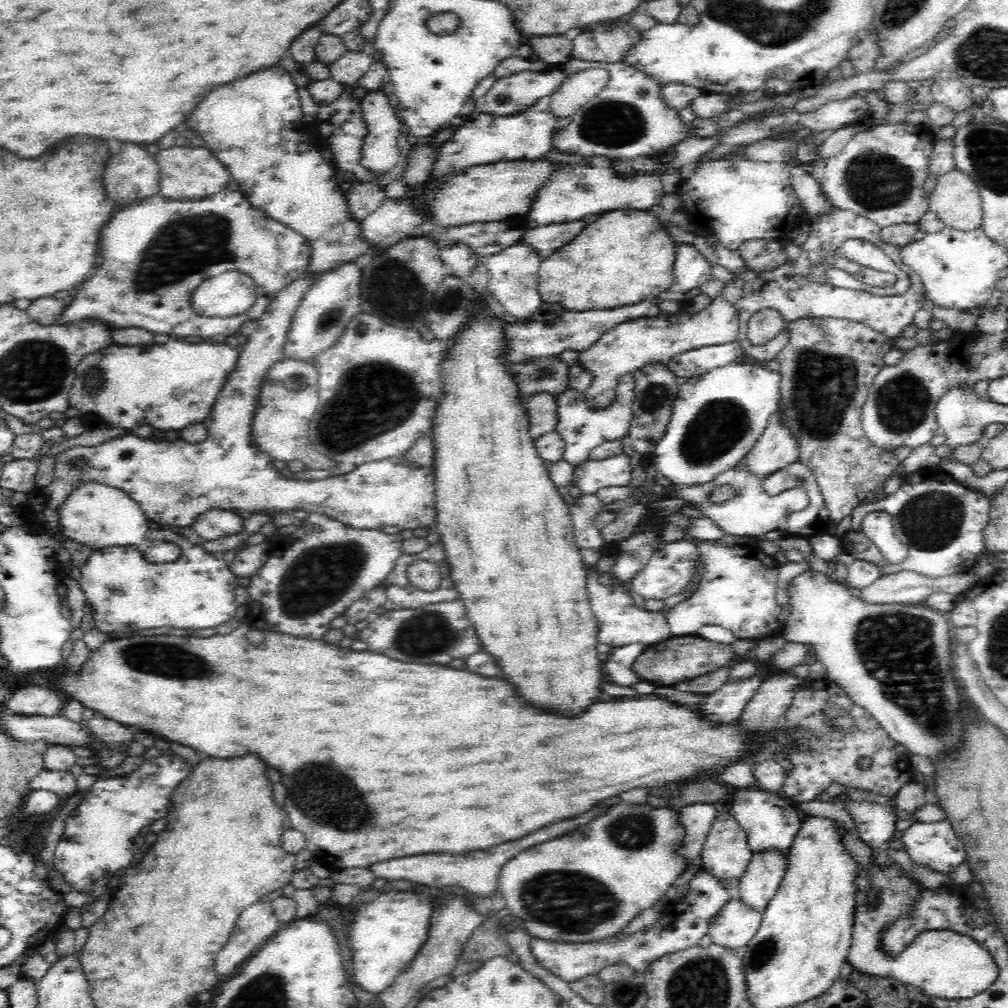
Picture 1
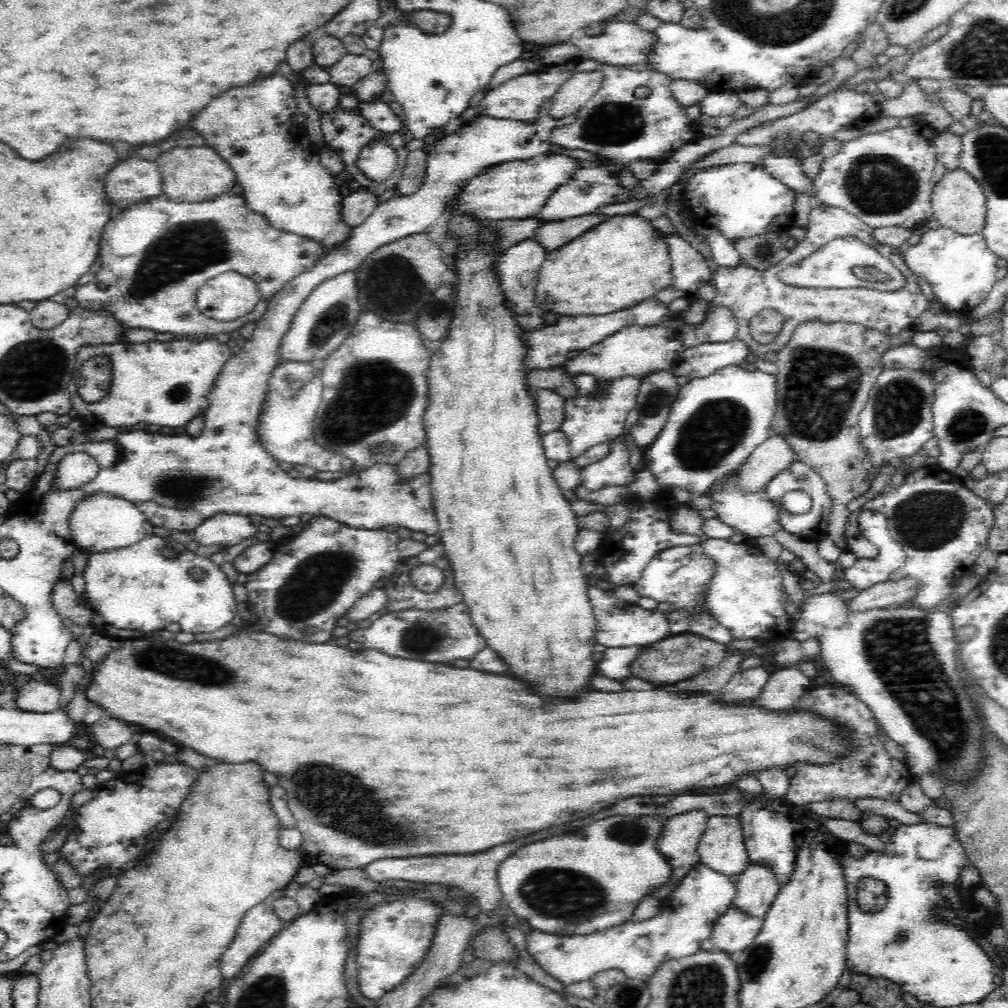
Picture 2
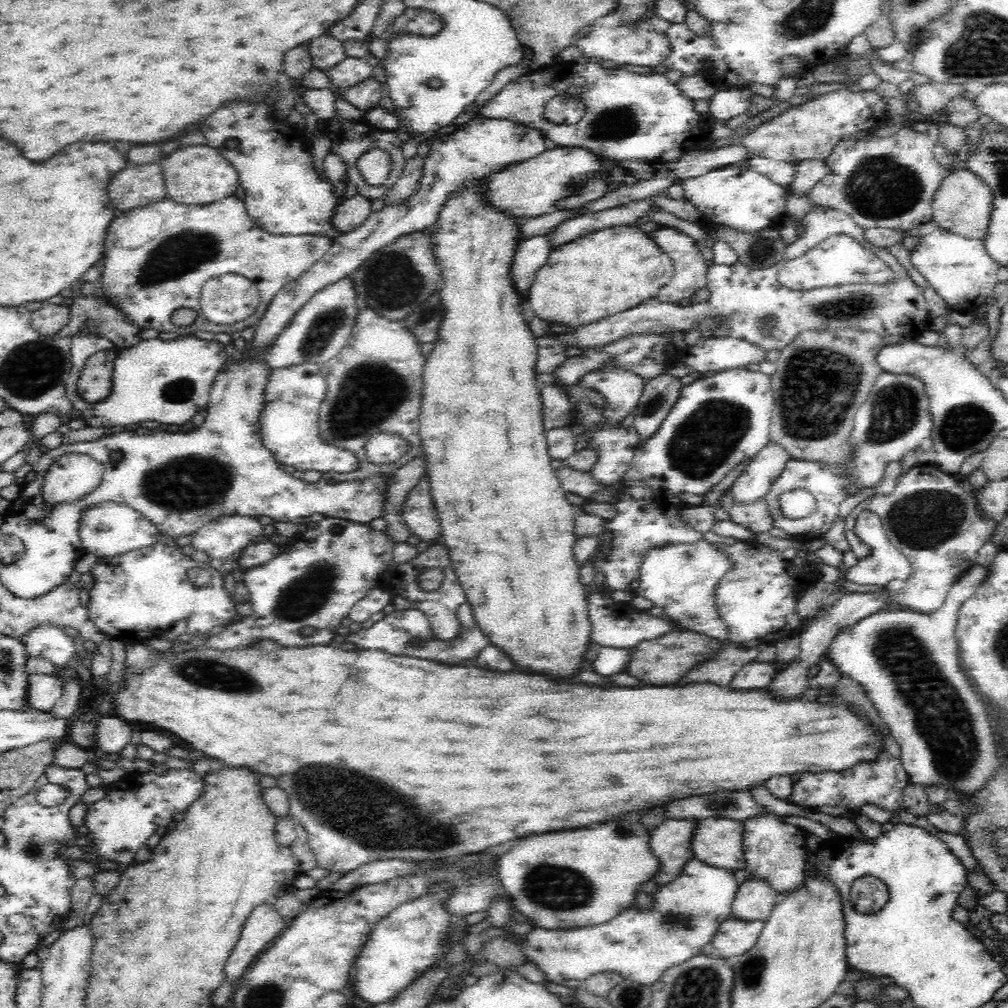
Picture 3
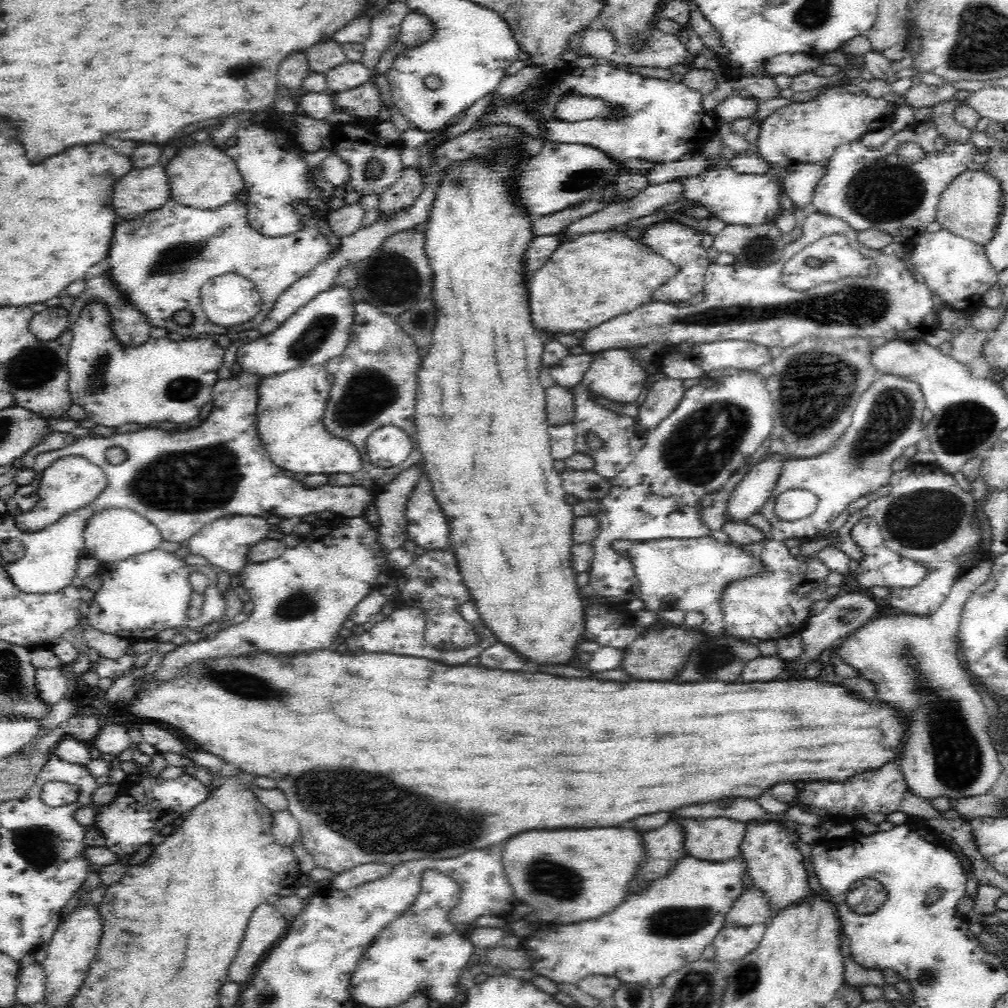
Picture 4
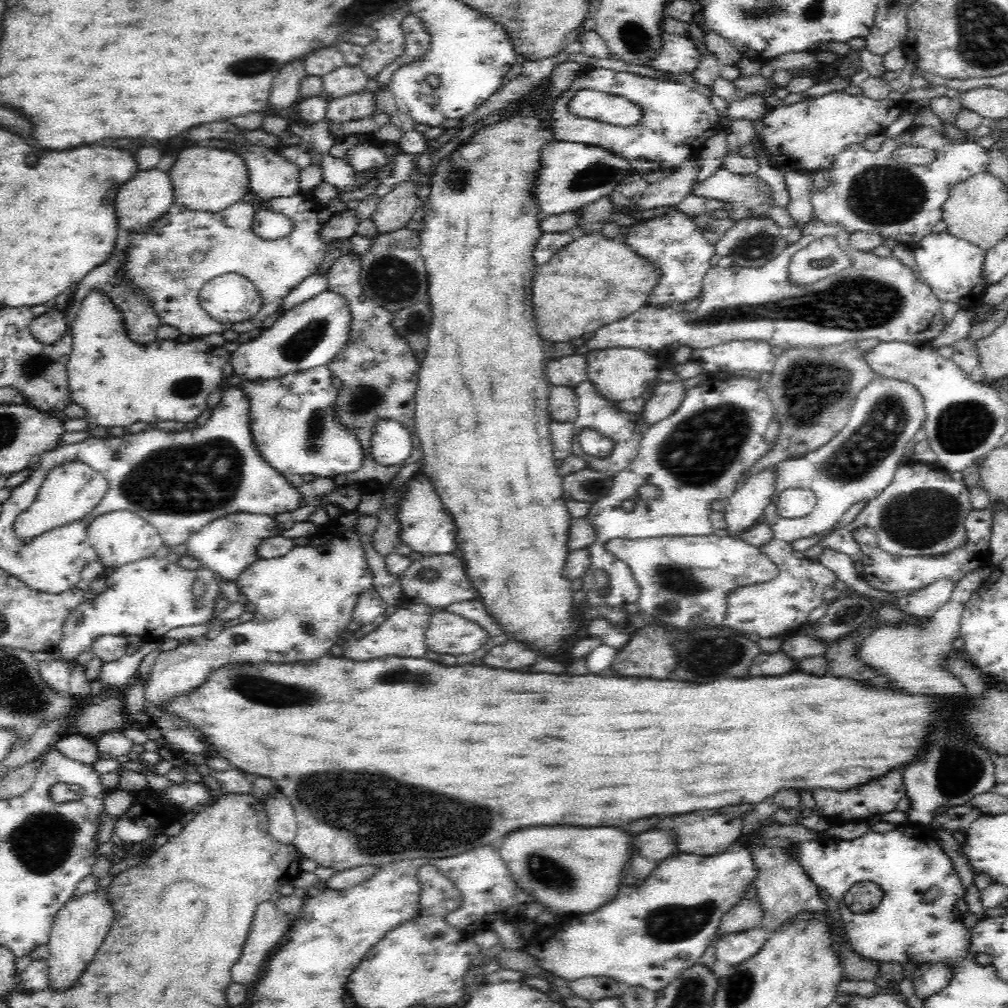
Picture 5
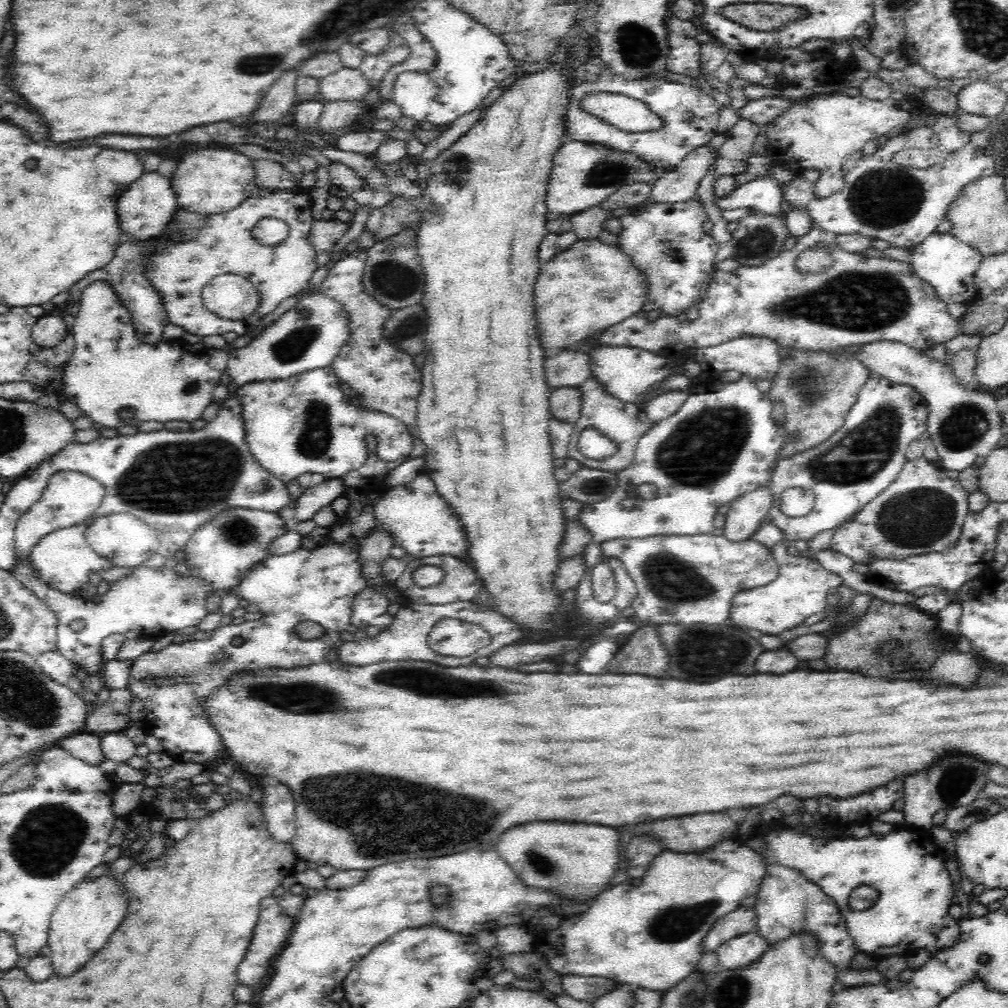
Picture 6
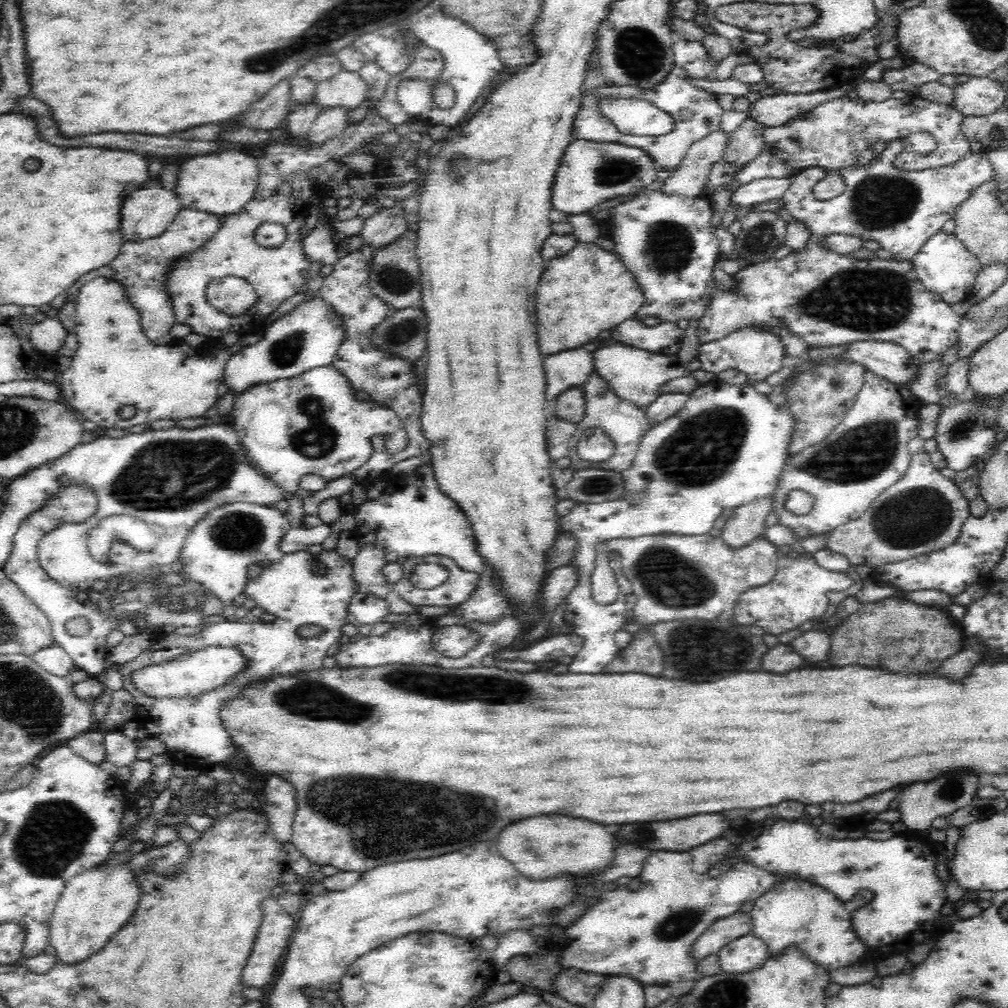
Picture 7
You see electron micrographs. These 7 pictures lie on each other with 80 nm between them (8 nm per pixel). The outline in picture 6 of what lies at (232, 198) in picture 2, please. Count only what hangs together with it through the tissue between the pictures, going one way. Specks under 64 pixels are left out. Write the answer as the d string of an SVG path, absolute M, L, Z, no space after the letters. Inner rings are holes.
M298 189L288 192L277 191L264 197L250 196L250 198L235 206L232 210L205 215L205 223L183 239L174 239L172 233L170 233L174 222L176 222L176 214L172 215L163 231L152 237L155 240L155 245L143 254L143 276L151 284L151 288L159 294L167 320L176 326L181 326L188 334L204 337L213 334L223 335L226 332L248 334L252 330L260 329L260 320L273 310L276 310L278 304L282 304L286 298L294 296L294 294L300 292L308 285L312 274L318 268L318 264L316 264L318 249L310 241L310 232L312 232L312 226L314 226L314 222L317 220L314 218L314 212L312 212L312 206L314 206L312 202L308 191L300 191ZM259 218L284 219L290 225L289 235L282 242L272 243L271 245L258 242L258 239L253 235L253 228ZM228 273L239 274L247 278L260 293L260 302L262 303L258 307L258 310L247 319L224 320L212 314L204 306L202 298L202 289L204 286L212 278Z

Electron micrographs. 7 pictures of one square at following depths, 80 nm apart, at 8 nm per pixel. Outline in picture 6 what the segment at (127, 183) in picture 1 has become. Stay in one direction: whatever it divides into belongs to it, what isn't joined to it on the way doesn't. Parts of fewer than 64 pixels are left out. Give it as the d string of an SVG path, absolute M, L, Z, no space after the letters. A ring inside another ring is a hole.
M158 172L142 174L142 178L132 182L118 196L118 216L120 216L121 232L131 235L139 241L150 239L160 234L171 216L180 208L177 202L178 199L176 199L170 178L160 175Z

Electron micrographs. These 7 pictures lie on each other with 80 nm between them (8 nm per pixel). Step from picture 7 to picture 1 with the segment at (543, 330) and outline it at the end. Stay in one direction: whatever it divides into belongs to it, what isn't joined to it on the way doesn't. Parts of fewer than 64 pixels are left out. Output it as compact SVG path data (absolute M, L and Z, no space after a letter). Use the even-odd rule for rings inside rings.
M618 209L606 213L592 223L583 226L576 238L541 260L539 268L540 296L544 303L560 304L566 311L609 309L632 305L646 299L656 298L668 290L674 282L674 264L678 242L670 236L662 224L665 215L633 209Z

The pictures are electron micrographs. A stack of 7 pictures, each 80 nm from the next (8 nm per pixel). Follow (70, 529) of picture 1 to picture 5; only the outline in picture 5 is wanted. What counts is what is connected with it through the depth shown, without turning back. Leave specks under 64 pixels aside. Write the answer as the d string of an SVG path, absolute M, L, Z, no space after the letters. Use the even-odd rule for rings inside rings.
M115 510L96 517L87 527L87 542L104 567L122 566L140 558L148 558L164 546L158 529L130 510Z

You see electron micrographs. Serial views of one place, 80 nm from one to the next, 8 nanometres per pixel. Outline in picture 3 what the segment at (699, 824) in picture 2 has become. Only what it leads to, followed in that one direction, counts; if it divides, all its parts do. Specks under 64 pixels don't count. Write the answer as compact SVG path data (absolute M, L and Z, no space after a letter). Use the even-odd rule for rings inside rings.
M698 819L666 820L654 830L650 847L662 863L661 873L654 878L654 884L664 887L682 876L684 866L695 858L692 844L696 828Z

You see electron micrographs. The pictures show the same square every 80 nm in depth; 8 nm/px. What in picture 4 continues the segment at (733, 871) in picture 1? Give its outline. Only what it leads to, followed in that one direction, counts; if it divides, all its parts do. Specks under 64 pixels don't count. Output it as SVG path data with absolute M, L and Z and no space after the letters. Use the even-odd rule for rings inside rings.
M708 818L708 820L680 820L686 826L686 852L690 856L707 860L708 862L728 862L742 855L740 850L745 837L745 822L730 820L730 818Z

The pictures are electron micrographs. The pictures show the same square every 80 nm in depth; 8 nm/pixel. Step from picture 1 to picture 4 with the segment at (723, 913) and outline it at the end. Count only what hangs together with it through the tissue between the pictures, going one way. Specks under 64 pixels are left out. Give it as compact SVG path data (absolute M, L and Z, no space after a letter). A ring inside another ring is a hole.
M767 924L724 926L714 937L715 961L735 961L758 948Z

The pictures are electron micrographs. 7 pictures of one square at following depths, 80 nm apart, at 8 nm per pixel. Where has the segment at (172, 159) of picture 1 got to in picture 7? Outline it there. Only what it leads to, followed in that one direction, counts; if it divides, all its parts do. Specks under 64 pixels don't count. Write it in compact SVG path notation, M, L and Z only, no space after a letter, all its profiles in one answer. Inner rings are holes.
M234 149L194 156L180 166L175 194L183 207L216 215L238 212L255 197L259 164L252 154Z

